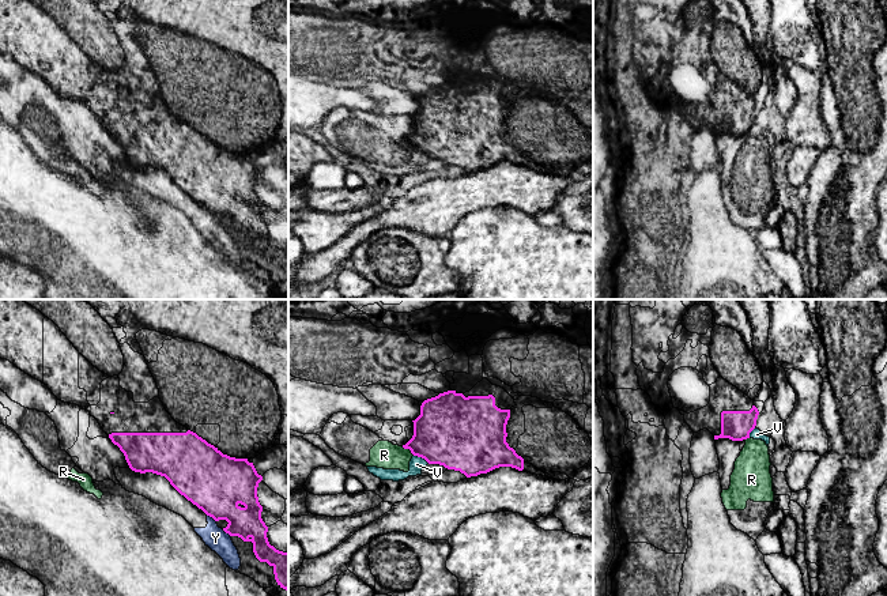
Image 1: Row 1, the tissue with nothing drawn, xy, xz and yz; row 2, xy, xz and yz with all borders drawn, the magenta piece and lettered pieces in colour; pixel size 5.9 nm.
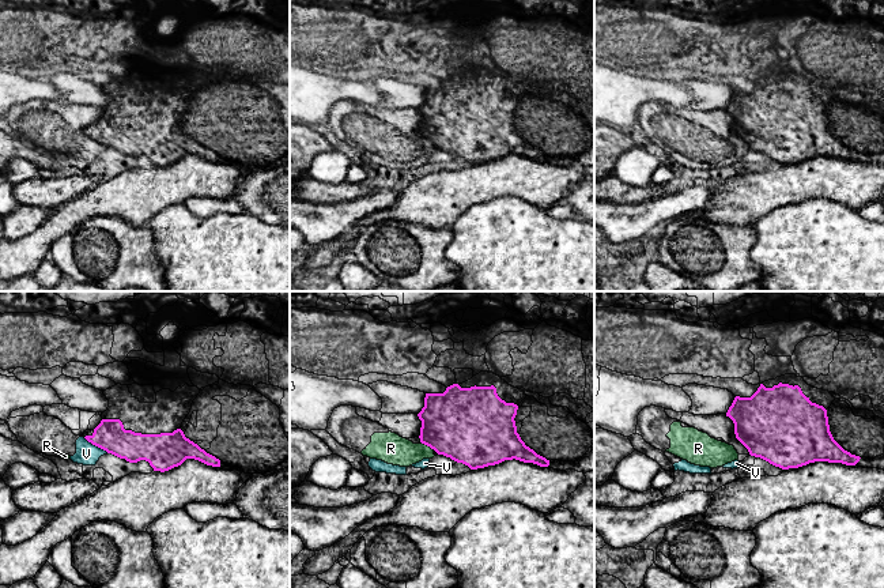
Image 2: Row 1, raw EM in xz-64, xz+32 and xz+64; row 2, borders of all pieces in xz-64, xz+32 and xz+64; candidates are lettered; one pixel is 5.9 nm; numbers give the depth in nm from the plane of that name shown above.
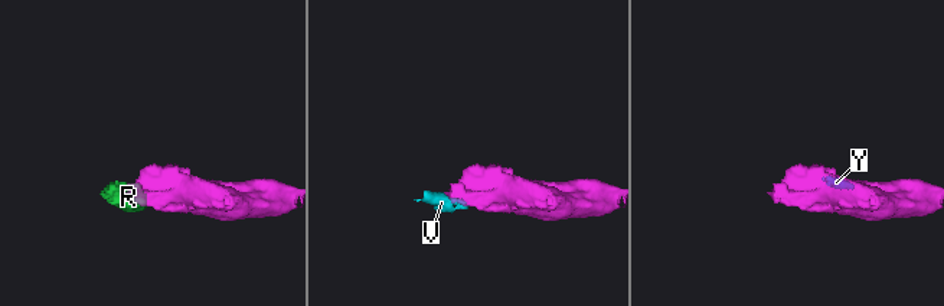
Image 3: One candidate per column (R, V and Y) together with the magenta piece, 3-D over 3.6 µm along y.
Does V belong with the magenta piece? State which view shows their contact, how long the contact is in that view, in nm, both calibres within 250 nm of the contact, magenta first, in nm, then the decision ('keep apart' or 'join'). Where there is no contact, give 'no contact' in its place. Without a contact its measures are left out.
xz | 110 nm | 420/90 nm | keep apart

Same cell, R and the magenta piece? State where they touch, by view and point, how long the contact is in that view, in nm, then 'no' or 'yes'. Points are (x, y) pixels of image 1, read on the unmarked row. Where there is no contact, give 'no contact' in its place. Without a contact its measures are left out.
meets magenta in xz at (408, 143); contact 90 nm long; no

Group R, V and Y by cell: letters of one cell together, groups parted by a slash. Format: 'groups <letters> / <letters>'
groups R V / Y

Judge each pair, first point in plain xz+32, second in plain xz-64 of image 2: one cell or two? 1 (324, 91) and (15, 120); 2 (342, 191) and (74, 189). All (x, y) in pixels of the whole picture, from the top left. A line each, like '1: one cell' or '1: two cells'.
1: two cells
2: one cell

